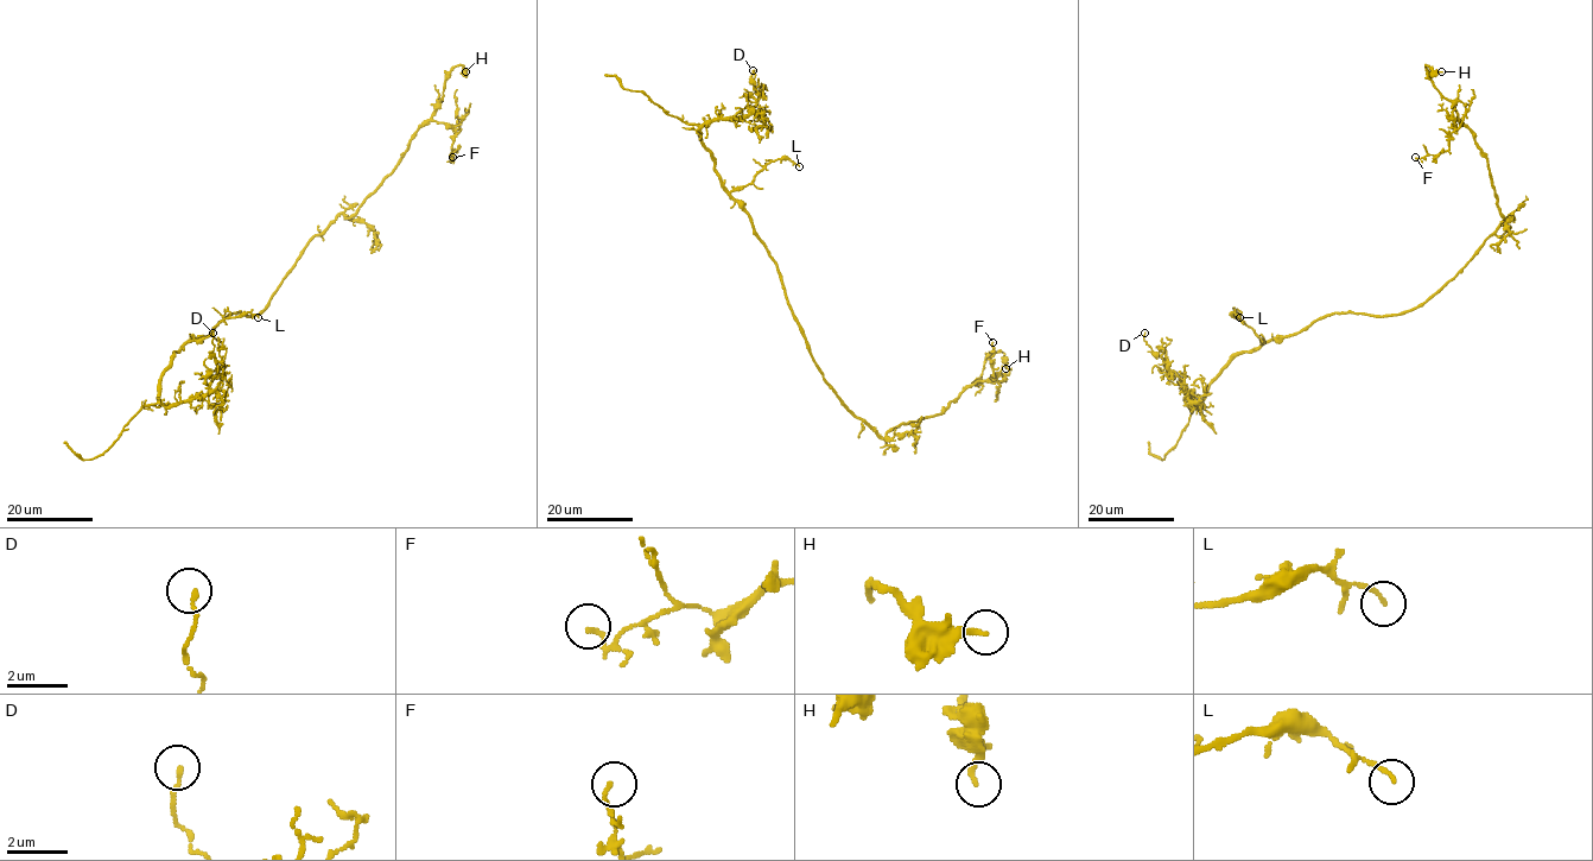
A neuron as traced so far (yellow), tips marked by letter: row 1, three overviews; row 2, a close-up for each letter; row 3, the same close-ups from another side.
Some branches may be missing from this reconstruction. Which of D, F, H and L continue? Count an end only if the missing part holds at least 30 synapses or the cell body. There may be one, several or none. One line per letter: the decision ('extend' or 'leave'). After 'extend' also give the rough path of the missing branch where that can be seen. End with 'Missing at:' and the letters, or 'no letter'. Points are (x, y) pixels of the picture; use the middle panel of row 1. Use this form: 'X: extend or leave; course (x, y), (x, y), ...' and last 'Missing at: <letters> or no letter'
D: leave
F: leave
H: leave
L: leave
Missing at: no letter

